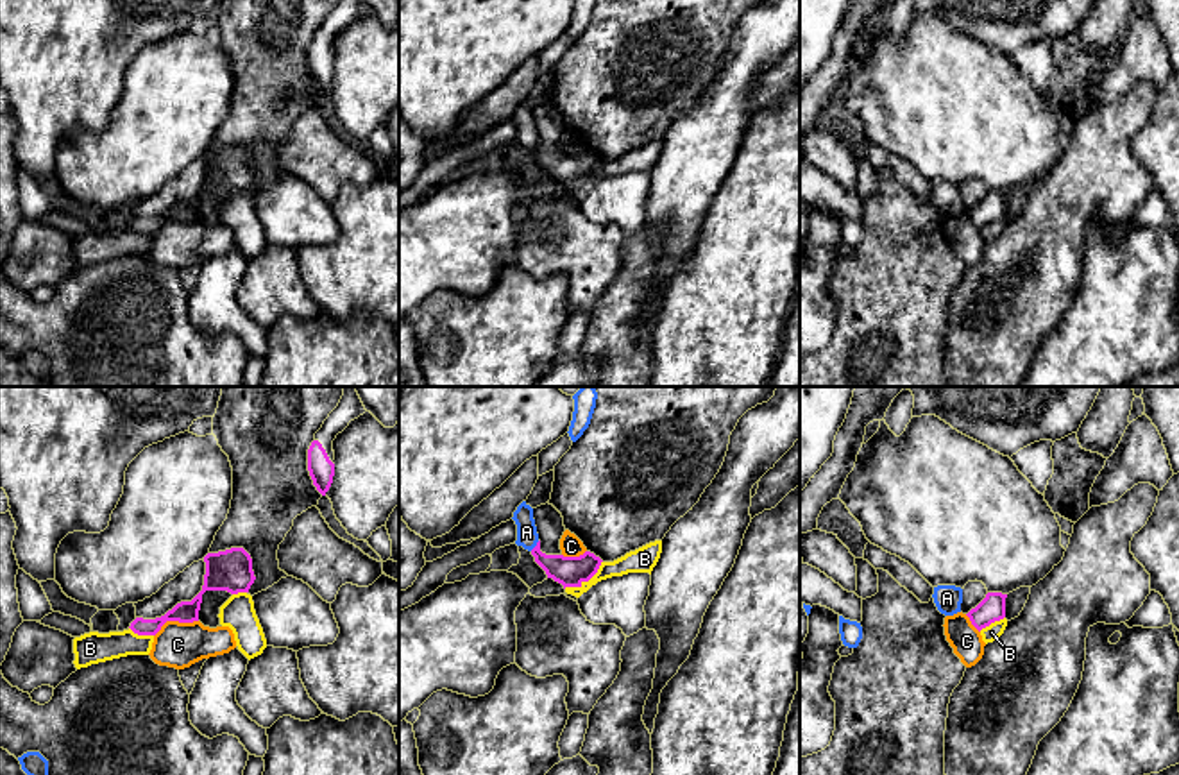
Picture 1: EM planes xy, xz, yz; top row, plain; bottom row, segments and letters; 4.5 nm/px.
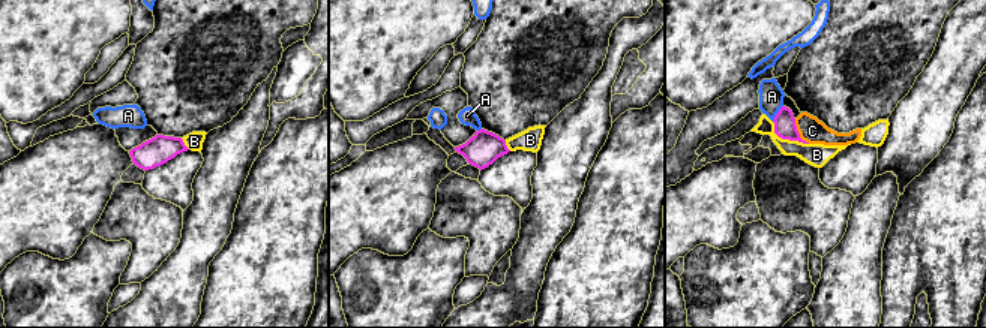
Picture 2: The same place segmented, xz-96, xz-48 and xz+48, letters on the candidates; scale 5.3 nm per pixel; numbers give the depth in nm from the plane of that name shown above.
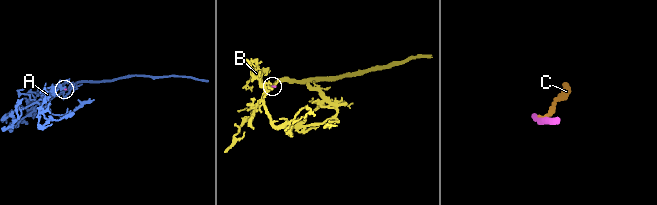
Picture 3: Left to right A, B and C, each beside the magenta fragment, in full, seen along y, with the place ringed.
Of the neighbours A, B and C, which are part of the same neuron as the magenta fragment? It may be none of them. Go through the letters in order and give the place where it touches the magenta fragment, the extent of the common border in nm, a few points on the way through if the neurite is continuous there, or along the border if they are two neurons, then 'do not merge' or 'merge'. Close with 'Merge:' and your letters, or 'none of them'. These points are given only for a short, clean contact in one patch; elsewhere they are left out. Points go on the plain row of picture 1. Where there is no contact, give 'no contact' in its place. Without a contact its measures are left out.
A: contact xz (535, 145); length 60 nm; border xz (539, 140), (530, 149); do not merge
B: contact xz (585, 179); length 220 nm; do not merge
C: contact xy (174, 219); length 220 nm; border xy (197, 219), (167, 221), (154, 235); do not merge
Merge: none of them

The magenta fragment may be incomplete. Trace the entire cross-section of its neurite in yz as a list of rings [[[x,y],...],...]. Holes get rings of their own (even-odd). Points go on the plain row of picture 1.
[[[988,192],[986,197],[966,213],[971,224],[980,231],[991,222],[1004,218],[1005,197],[1007,193],[1002,192]]]

